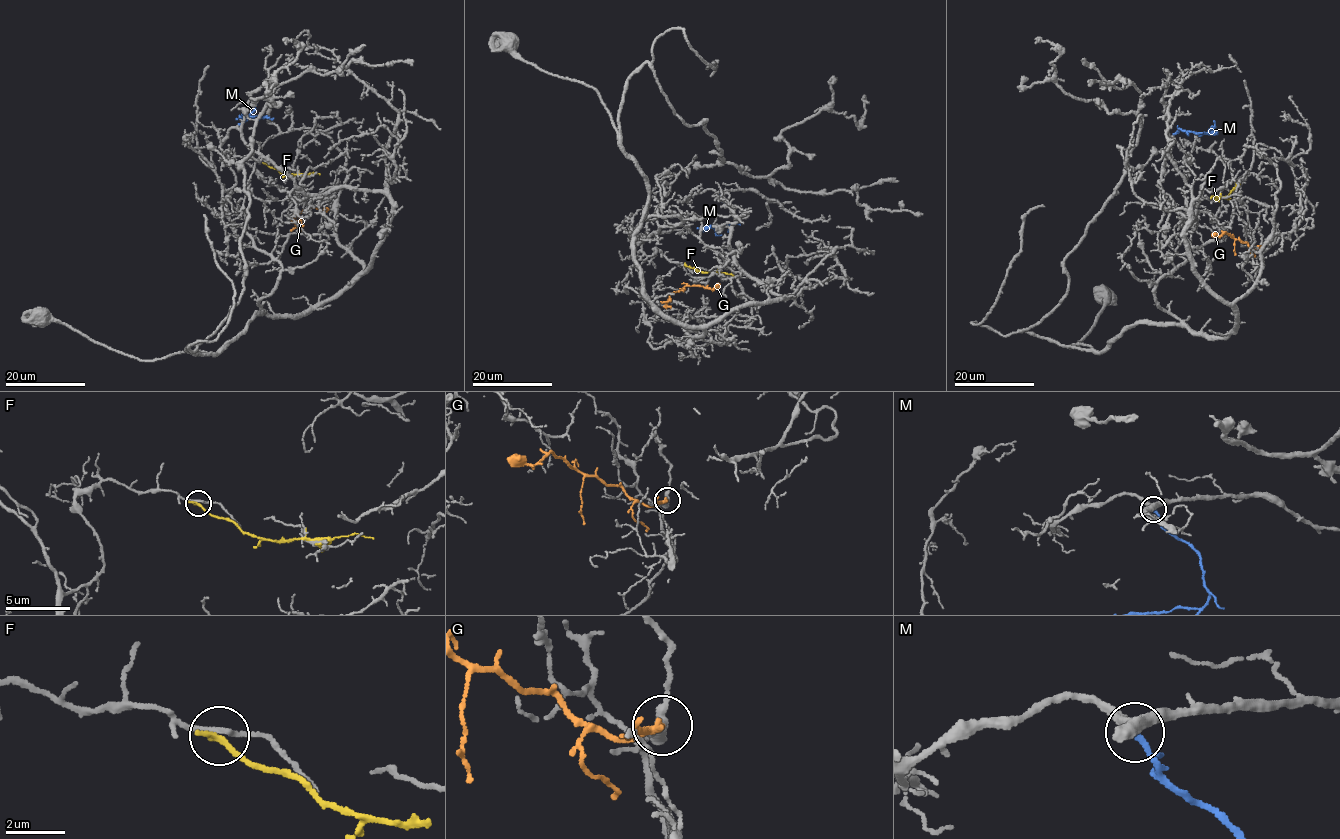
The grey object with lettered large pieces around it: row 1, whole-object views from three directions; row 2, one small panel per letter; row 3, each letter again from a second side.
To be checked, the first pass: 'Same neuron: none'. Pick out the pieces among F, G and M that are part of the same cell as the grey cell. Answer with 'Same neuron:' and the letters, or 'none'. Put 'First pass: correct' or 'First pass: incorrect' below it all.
Same neuron: M
First pass: incorrect

